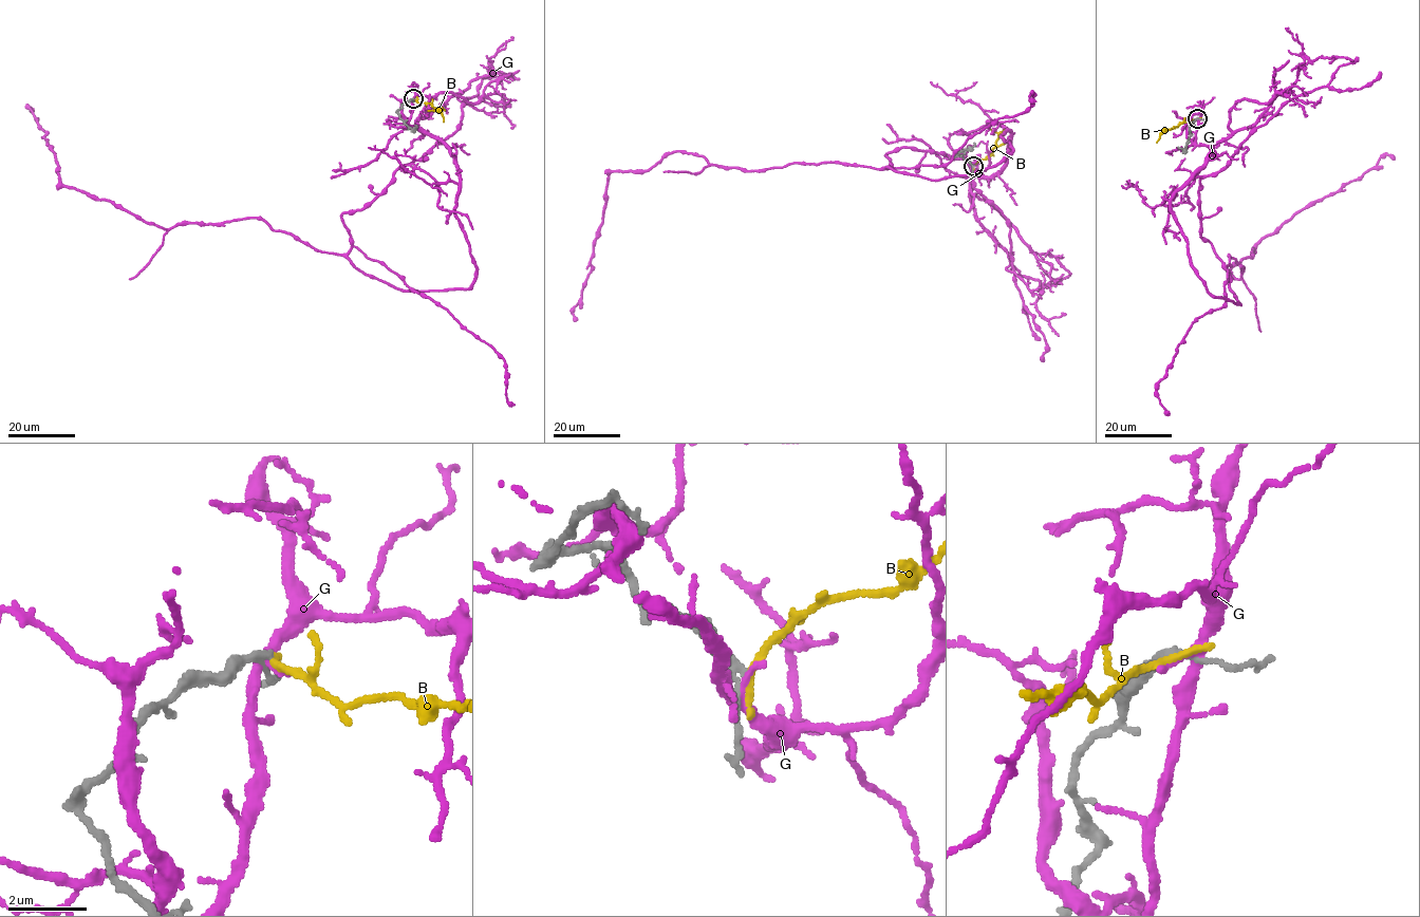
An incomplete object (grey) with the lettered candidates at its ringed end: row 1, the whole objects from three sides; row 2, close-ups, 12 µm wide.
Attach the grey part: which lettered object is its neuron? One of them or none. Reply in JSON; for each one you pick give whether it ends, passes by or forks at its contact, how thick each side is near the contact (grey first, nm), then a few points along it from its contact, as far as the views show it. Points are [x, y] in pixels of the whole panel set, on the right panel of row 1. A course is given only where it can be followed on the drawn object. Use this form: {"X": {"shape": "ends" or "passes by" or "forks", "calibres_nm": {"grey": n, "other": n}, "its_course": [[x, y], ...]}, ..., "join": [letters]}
{"join": []}

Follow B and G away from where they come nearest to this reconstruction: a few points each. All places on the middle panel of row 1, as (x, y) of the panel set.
B: (973, 166), (990, 154), (1004, 125)
G: (972, 167), (998, 172), (1008, 130), (994, 165), (940, 179), (685, 152), (611, 172), (575, 320)

